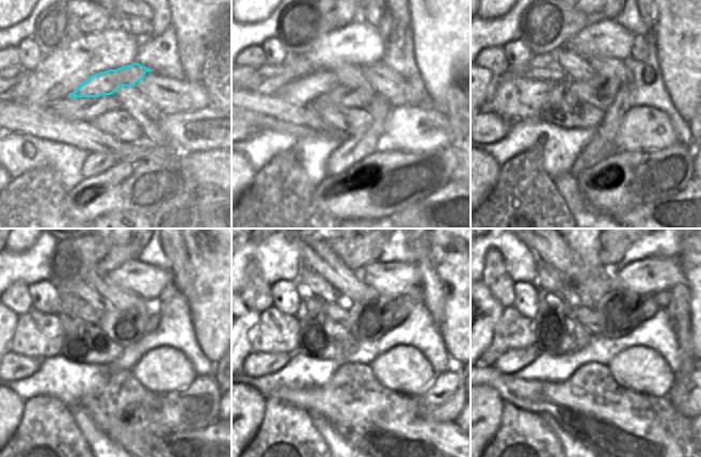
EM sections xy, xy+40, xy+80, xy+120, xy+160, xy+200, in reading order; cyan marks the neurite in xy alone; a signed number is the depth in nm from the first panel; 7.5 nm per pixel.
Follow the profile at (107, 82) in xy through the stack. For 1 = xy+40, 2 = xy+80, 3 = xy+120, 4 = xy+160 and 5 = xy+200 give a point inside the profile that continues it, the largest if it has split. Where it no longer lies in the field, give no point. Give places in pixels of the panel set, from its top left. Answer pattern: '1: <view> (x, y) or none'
1: xy+40 (306, 89)
2: xy+80 (506, 93)
3: xy+120 (30, 324)
4: xy+160 (274, 328)
5: xy+200 (512, 331)

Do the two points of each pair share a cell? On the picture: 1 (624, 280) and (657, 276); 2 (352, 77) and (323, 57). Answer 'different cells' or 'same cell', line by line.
1: same cell
2: different cells

